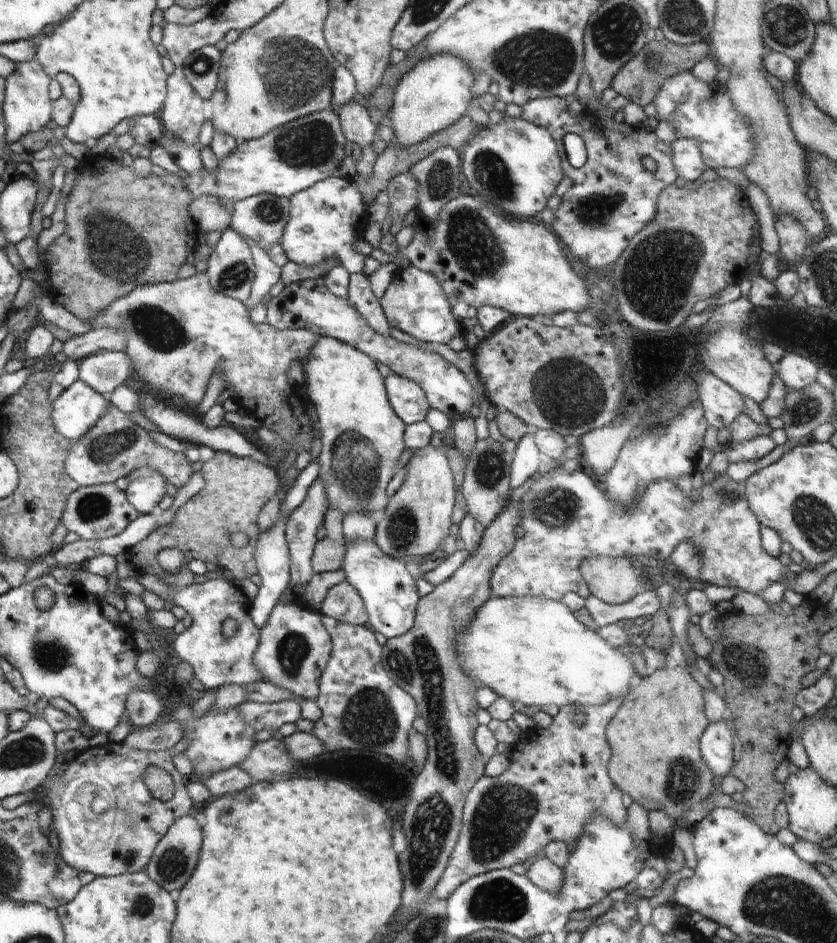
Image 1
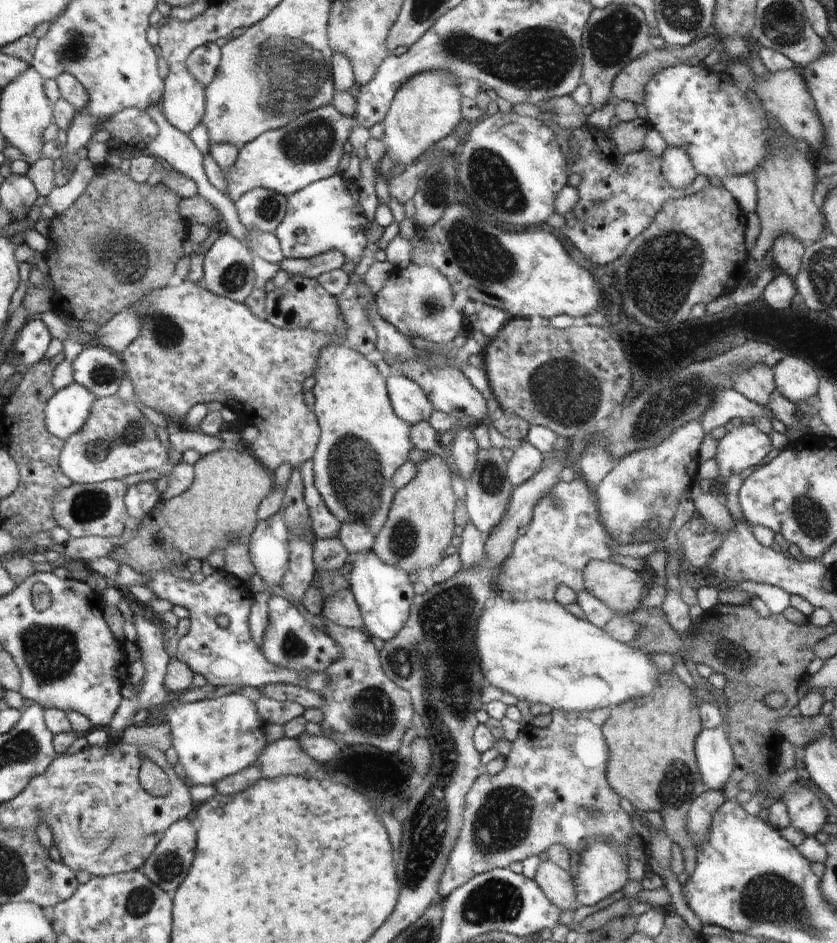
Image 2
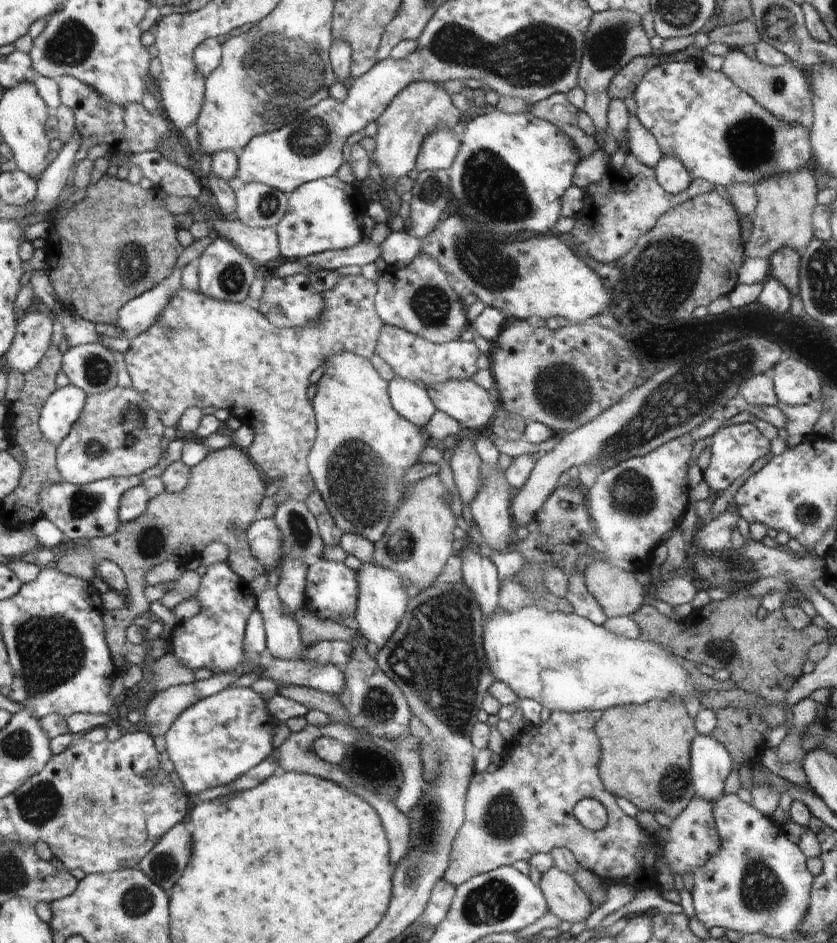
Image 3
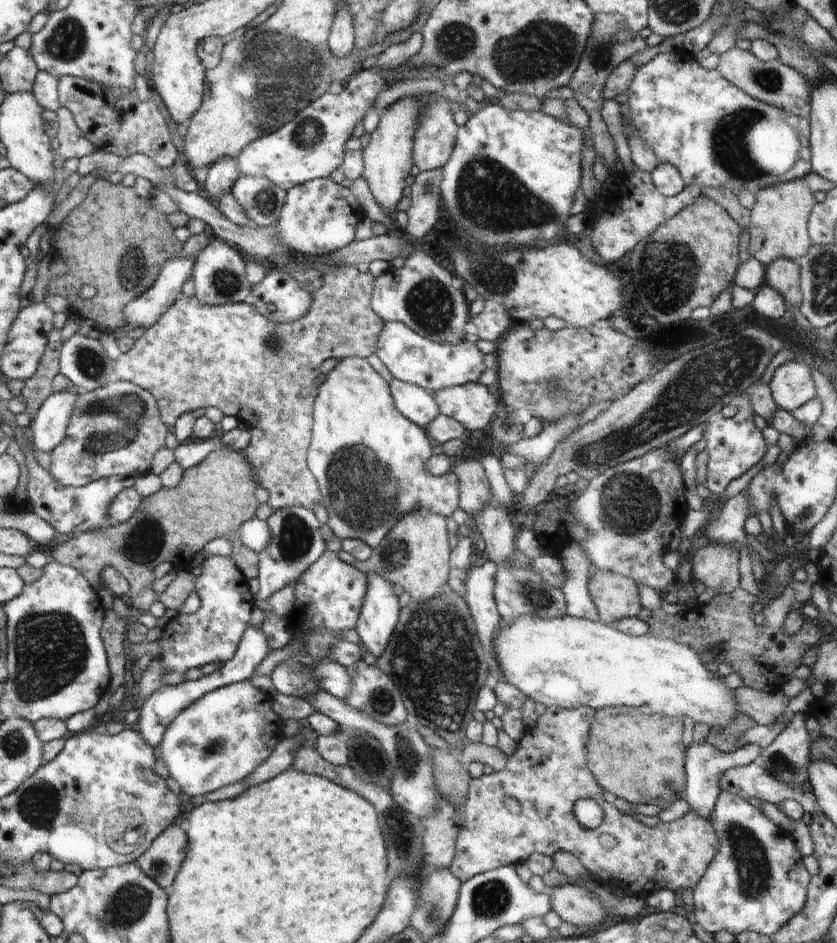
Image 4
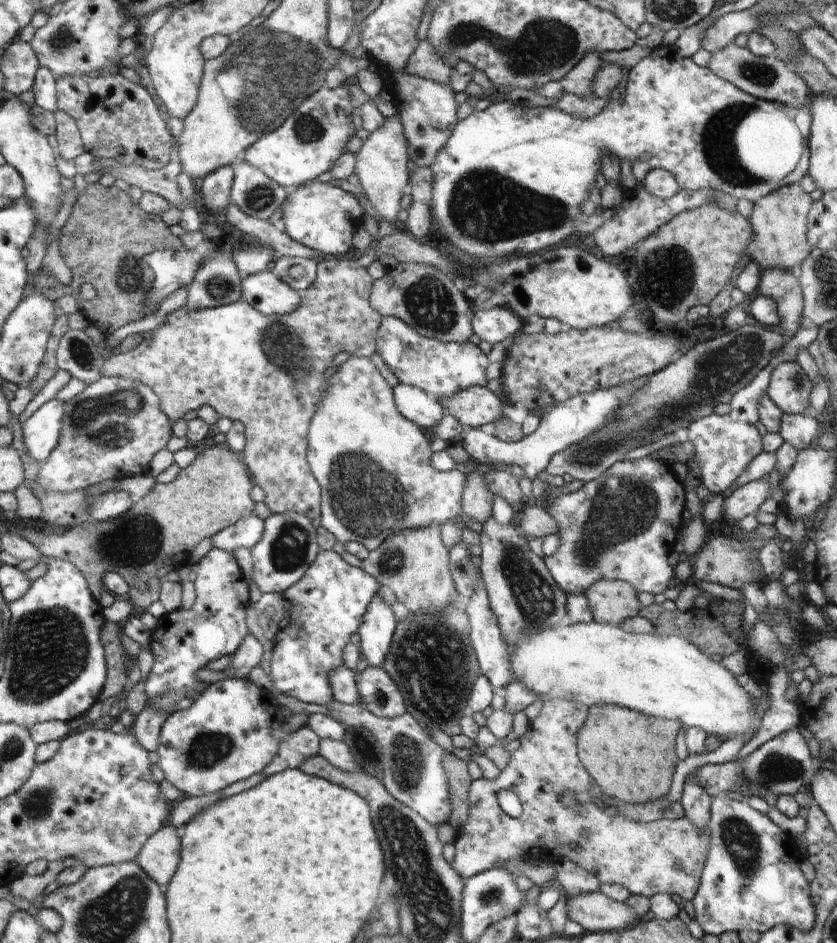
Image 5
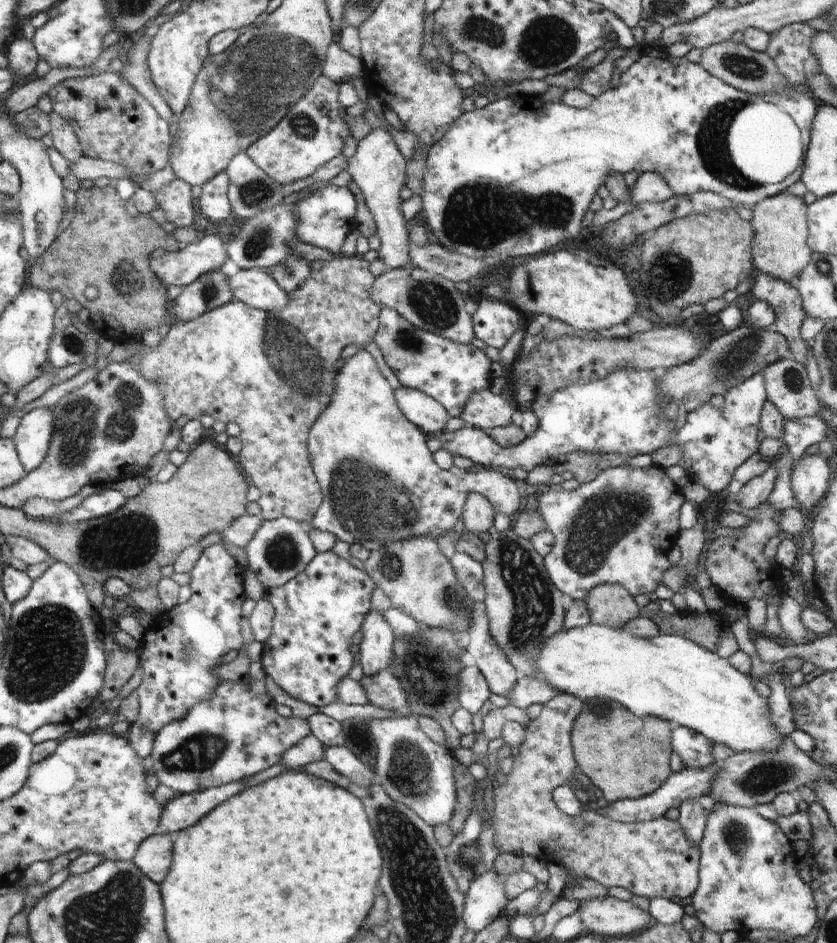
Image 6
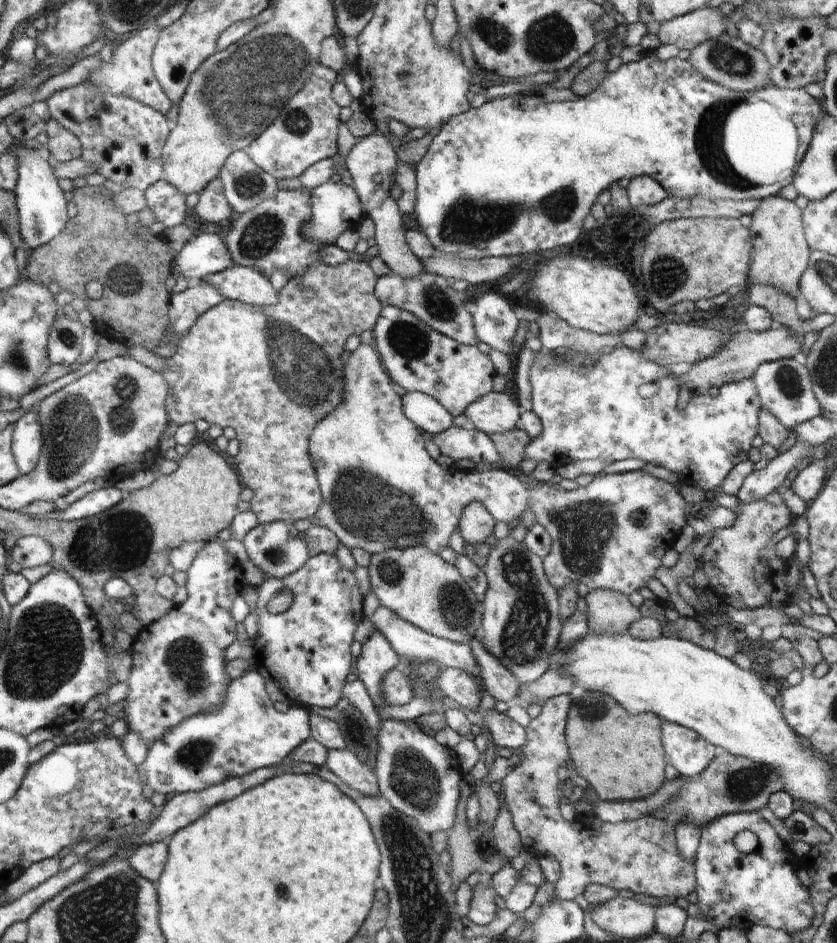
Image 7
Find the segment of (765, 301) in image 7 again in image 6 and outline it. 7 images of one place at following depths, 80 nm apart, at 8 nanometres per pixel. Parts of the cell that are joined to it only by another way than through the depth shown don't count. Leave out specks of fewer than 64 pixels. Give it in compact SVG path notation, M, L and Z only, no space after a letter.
M755 274L752 294L772 307L776 315L773 329L787 338L790 356L804 365L808 347L799 333L805 310L798 290L781 278Z

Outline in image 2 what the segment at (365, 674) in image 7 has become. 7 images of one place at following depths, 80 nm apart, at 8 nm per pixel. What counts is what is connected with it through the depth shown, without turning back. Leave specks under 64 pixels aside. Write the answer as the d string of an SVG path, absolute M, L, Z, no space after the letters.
M373 550L366 554L350 556L350 560L352 561L352 572L348 575L351 582L350 592L360 610L364 632L371 638L376 637L386 643L408 620L408 612L415 598L410 576L398 566L384 564Z

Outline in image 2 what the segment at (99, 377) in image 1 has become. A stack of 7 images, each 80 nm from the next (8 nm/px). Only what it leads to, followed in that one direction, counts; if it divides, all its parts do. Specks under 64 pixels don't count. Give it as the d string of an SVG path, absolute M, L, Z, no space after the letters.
M87 344L72 362L70 380L90 390L95 398L118 393L124 374L123 362L104 346Z

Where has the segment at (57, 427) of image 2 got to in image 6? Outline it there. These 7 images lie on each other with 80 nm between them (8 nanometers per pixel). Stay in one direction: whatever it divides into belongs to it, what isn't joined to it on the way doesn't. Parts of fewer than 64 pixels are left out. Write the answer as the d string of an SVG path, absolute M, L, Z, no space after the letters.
M40 407L26 413L20 420L16 435L12 438L19 459L28 473L34 470L47 455L55 423L51 408Z

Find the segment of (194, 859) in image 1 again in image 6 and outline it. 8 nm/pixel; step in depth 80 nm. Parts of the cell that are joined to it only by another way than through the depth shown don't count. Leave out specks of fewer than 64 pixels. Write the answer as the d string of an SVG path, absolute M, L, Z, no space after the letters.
M160 833L142 840L132 861L146 876L151 877L160 886L170 874L174 858L170 834Z

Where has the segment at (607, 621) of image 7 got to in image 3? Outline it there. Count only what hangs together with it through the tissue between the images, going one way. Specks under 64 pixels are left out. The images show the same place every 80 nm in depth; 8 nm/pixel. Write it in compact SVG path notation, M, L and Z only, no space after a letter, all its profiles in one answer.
M593 560L583 570L586 588L590 594L601 604L607 618L617 616L630 616L645 602L646 590L638 583L635 572L615 567L604 560Z

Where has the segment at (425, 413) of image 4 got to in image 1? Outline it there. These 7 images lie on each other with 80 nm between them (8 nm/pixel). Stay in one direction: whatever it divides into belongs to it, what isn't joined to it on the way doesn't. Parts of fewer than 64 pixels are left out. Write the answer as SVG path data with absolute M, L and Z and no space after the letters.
M390 374L386 378L386 392L394 413L404 425L424 421L431 410L422 388L404 376Z

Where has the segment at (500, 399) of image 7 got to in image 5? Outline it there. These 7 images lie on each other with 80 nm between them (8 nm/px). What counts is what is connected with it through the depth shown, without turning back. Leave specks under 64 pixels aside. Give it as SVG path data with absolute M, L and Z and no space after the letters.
M473 386L460 389L440 404L446 414L452 415L464 428L480 429L480 426L498 420L504 404L488 387Z

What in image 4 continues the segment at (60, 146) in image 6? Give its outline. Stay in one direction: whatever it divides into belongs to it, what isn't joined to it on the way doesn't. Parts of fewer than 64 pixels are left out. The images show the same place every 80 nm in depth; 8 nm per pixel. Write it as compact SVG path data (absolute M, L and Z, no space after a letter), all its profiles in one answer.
M60 107L55 110L58 116L59 131L57 134L59 147L57 154L63 156L65 160L73 156L85 157L98 151L93 144L83 136L78 125L75 123L73 114L68 107Z

